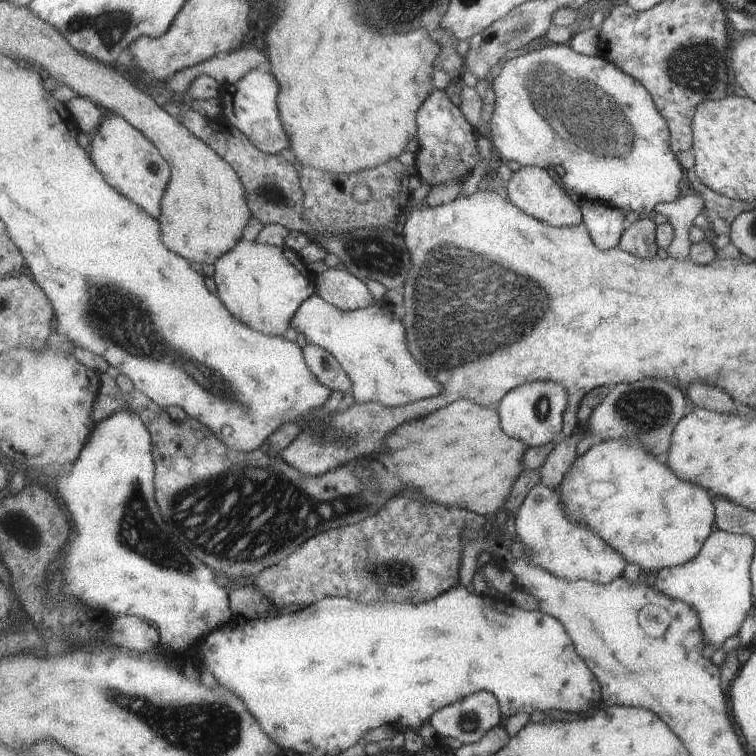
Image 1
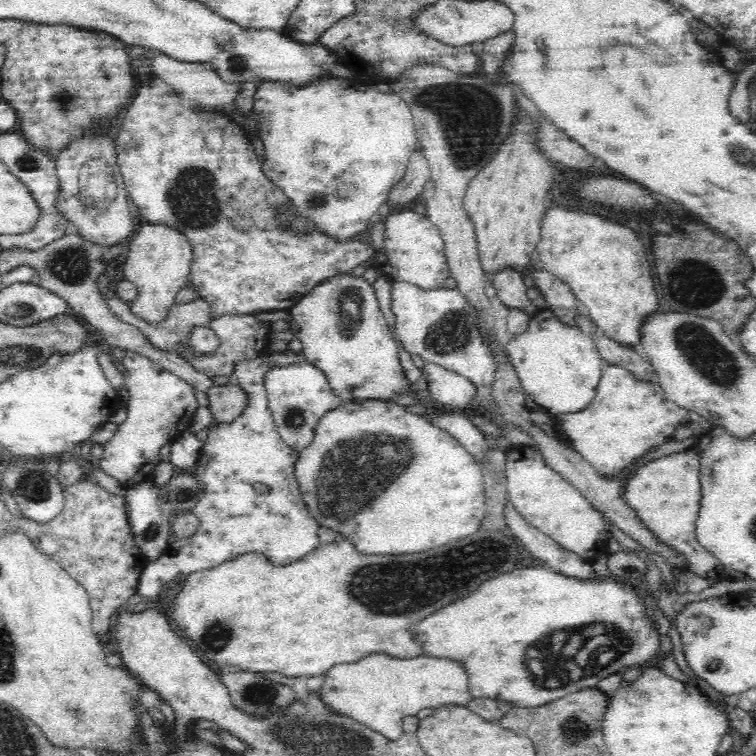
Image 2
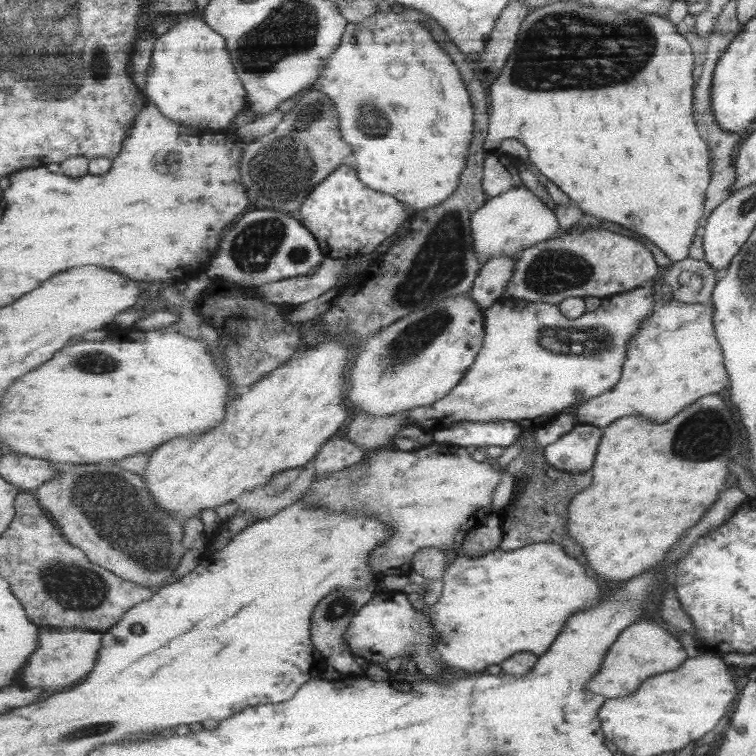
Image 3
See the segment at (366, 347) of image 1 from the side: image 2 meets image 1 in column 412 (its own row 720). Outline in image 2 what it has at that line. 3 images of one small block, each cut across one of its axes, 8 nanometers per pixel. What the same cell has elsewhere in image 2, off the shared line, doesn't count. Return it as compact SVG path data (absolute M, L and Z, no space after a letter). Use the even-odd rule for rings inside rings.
M370 653L356 662L332 666L324 673L324 684L317 694L320 694L324 706L336 716L352 718L358 724L362 722L362 726L390 741L400 738L404 718L416 716L424 708L463 706L471 699L467 676L457 662L420 655L400 660L386 653Z

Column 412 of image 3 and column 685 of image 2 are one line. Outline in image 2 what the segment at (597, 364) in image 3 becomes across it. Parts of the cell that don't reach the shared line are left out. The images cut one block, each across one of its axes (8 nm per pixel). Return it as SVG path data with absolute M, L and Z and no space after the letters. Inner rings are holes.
M604 366L594 398L582 410L553 416L553 426L564 440L602 476L614 476L652 448L672 439L680 424L688 423L688 410L664 398L660 384L638 382L619 366Z

